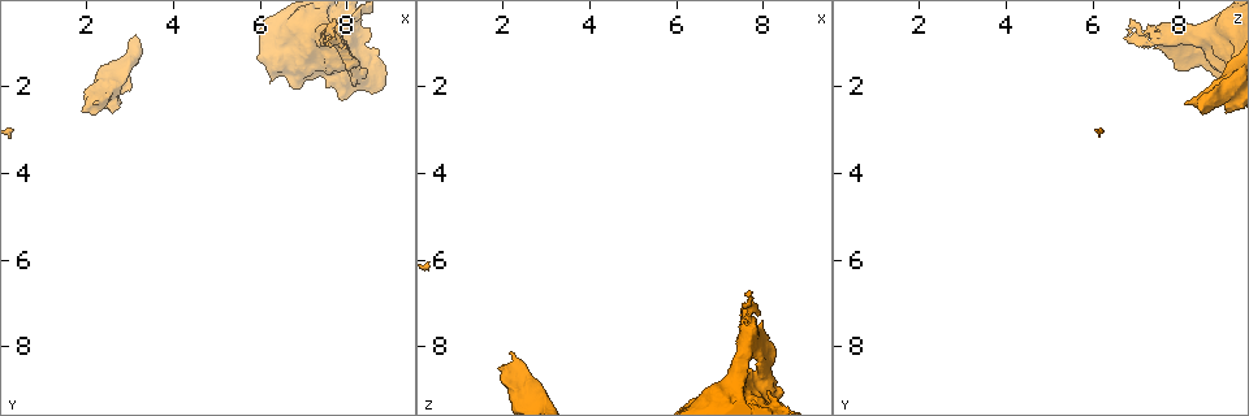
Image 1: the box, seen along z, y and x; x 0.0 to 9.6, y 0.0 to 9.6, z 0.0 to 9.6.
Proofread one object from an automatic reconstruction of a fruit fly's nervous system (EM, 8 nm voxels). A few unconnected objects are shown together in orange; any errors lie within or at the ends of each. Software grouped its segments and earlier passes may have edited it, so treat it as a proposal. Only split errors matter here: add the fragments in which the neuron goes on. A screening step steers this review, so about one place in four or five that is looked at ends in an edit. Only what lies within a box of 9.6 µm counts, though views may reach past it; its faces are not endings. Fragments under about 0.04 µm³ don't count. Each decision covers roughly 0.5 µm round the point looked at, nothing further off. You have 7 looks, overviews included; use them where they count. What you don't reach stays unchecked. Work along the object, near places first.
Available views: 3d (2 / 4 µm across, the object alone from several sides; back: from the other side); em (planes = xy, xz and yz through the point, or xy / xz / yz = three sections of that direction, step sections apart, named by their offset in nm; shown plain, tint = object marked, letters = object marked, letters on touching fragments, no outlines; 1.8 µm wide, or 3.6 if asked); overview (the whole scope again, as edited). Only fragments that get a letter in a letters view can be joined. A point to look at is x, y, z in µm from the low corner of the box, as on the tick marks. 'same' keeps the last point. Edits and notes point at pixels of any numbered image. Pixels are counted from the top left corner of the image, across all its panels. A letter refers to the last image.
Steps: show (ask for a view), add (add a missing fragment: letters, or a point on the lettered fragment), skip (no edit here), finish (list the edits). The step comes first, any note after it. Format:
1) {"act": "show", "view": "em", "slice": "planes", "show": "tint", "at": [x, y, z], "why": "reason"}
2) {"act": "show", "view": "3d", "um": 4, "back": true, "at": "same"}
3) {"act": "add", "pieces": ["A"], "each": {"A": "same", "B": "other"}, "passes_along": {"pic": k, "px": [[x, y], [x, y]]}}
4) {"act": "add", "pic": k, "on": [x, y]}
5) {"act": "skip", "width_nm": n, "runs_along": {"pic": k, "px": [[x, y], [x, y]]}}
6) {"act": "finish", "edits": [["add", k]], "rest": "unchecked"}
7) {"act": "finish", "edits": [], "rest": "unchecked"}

{"act": "show", "view": "em", "slice": "planes", "show": "tint", "at": [7.70, 0.65, 6.90], "why": "free end"}

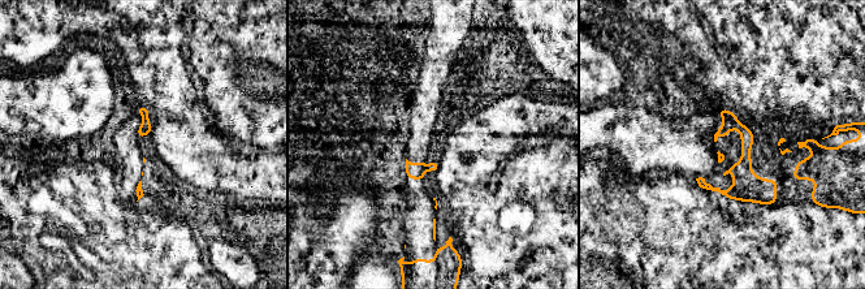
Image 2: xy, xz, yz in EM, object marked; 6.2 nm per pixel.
{"act": "show", "view": "em", "slice": "planes", "show": "letters", "at": "same", "why": "see the neighbours"}

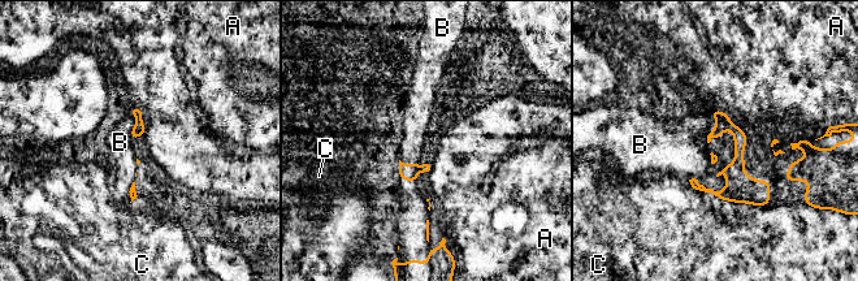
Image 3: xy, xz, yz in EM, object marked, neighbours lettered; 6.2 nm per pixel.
{"act": "add", "pic": 3, "on": [681, 148], "each": {"A": "other", "B": "same", "C": "other"}, "found": "it goes on there"}

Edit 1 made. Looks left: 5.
{"act": "show", "view": "overview"}

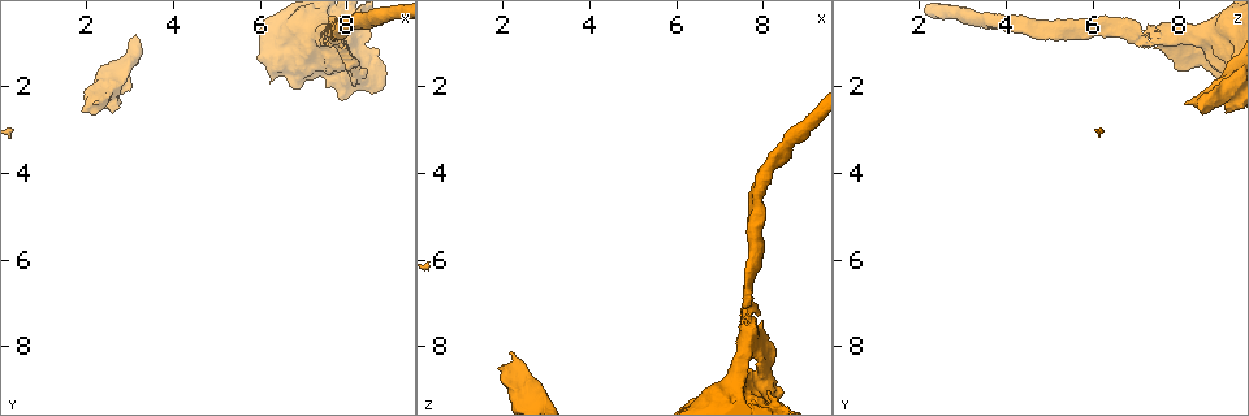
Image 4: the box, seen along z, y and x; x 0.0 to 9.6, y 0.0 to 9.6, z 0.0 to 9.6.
{"act": "show", "view": "em", "um": 3.6, "slice": "yz", "step": 4, "show": "tint", "at": [7.90, 1.35, 8.80], "why": "sudden change in width"}

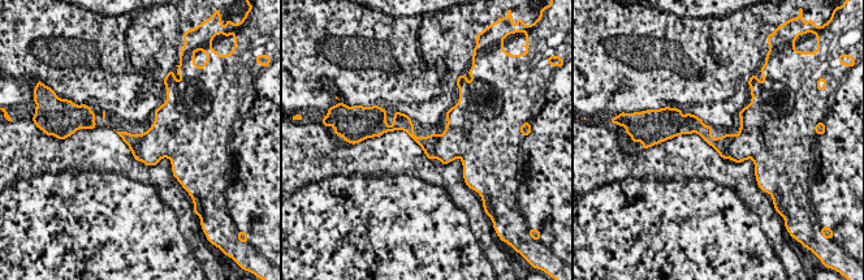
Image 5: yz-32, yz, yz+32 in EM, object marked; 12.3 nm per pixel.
{"act": "show", "view": "em", "um": 3.6, "slice": "planes", "show": "letters", "at": "same"}

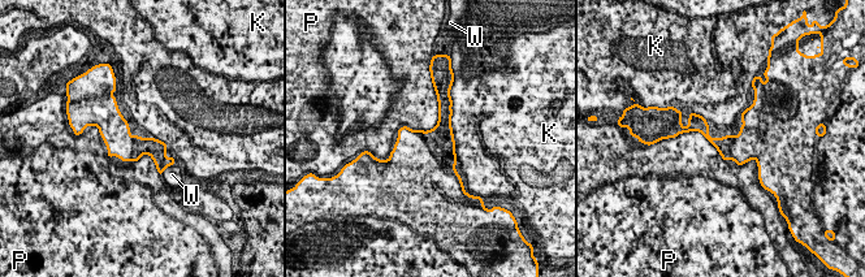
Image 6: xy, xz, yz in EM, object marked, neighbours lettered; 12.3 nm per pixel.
{"act": "skip", "width_nm": 280, "each": {"K": "other", "P": "other", "W": "other"}, "border": {"pic": 6, "px": [[437, 98], [433, 128], [396, 133]]}, "found": "none of them fits"}

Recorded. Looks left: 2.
{"act": "show", "view": "em", "slice": "yz", "step": 8, "show": "letters", "at": [2.20, 2.40, 8.20], "why": "thick end"}

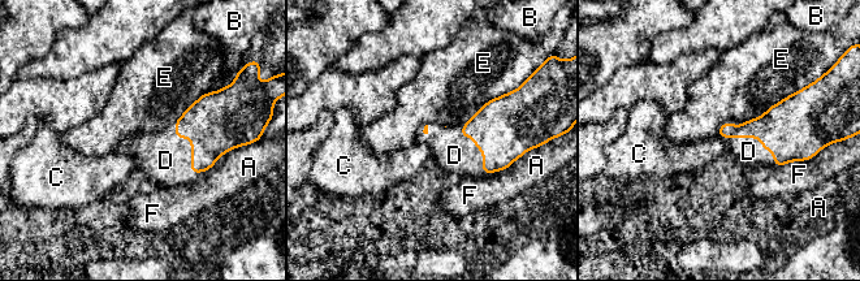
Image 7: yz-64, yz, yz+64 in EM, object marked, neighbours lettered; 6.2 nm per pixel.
{"act": "add", "pic": 7, "on": [454, 155], "each": {"A": "other", "B": "other", "C": "other", "D": "same", "E": "other", "F": "other"}, "found": "the neuron continues"}

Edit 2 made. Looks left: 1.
{"act": "finish", "edits": [["add", 3], ["add", 7]], "rest": "unchecked"}

